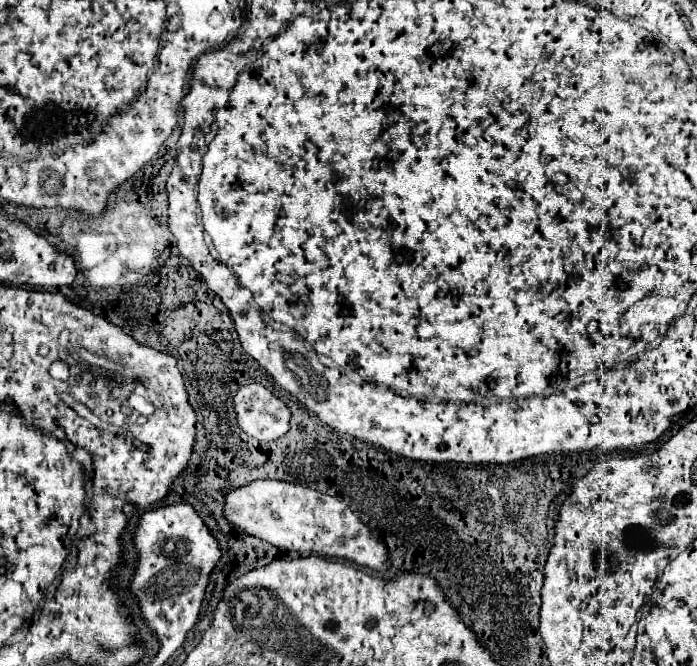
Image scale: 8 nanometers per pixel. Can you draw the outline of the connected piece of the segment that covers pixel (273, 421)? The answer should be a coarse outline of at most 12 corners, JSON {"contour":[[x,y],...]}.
{"contour":[[260,383],[234,397],[238,425],[258,441],[290,429],[290,409]]}

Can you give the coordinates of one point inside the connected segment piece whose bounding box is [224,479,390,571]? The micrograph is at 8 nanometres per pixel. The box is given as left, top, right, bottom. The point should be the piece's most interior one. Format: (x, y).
(295, 518)

